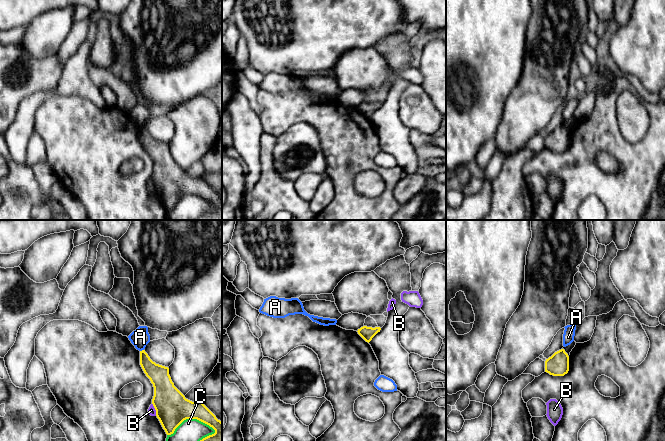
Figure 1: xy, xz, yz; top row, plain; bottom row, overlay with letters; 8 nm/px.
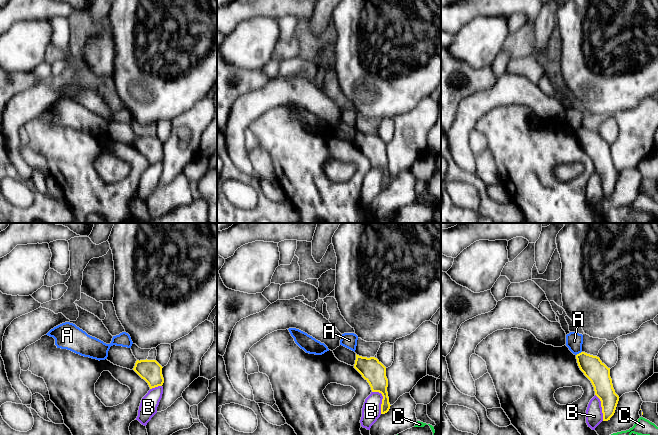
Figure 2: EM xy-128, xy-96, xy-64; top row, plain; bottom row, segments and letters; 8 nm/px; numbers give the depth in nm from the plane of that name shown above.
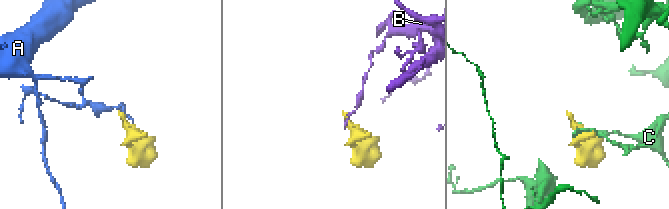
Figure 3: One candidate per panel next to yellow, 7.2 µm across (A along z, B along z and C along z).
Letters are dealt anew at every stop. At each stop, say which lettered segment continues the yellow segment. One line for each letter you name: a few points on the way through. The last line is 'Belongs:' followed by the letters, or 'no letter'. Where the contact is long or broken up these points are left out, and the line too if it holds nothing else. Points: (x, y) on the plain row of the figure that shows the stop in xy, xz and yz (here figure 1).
Belongs: no letter

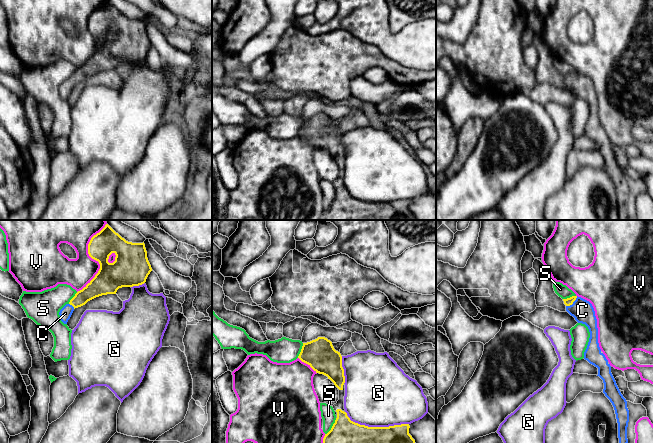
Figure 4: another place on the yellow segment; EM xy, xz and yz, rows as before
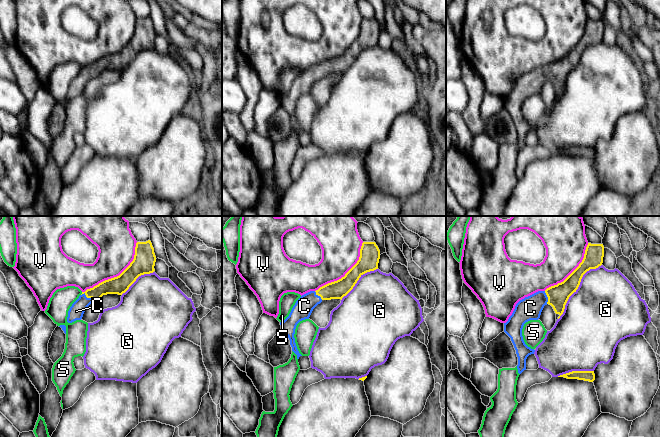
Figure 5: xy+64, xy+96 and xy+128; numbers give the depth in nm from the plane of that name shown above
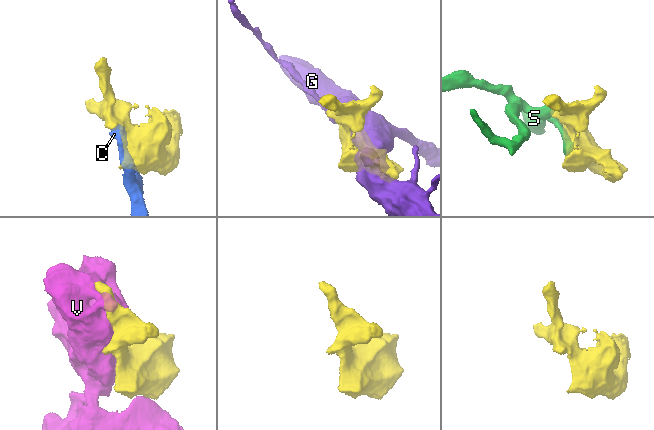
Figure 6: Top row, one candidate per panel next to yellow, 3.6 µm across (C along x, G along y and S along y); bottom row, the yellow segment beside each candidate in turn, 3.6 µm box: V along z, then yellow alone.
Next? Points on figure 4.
C: way yz (569, 77), (572, 79), (582, 86)
Belongs: C

